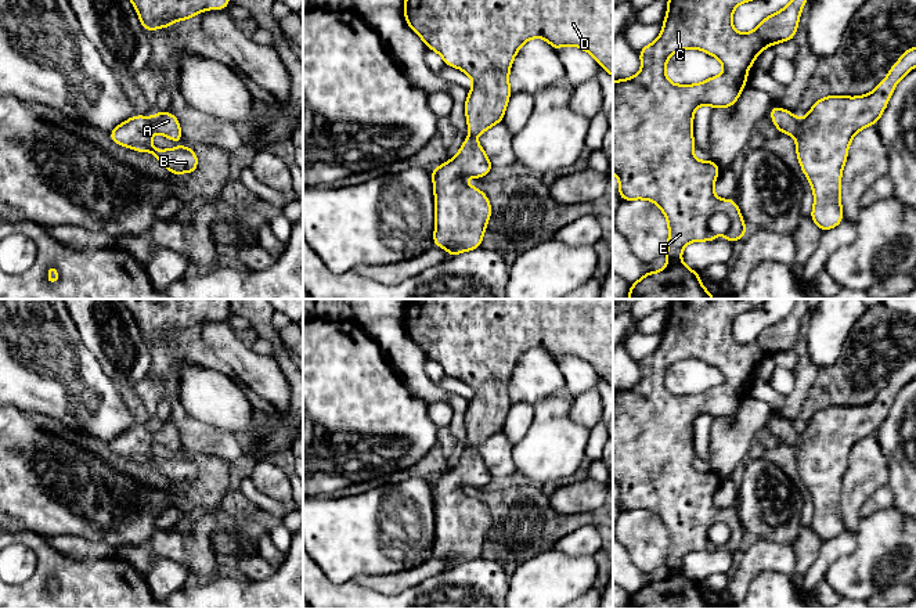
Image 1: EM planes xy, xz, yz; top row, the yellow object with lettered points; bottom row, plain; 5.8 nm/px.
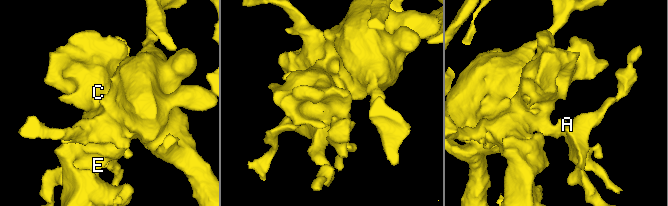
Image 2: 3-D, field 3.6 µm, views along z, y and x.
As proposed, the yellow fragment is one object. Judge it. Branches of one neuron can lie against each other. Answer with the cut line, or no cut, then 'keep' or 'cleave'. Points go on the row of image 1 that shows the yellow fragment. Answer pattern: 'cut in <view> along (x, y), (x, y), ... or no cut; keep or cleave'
no cut; keep

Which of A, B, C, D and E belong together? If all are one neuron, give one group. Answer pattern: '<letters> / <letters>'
A B C D E

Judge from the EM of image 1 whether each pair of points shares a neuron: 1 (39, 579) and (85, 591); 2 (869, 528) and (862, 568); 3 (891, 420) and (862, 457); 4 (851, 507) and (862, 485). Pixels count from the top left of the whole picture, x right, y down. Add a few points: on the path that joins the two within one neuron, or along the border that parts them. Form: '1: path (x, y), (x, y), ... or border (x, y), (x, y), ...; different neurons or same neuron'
1: path (50, 573), (67, 573), (74, 580); same neuron
2: path (869, 537), (869, 558); same neuron
3: border (875, 435), (889, 469); different neurons
4: path (851, 501), (857, 490); same neuron

